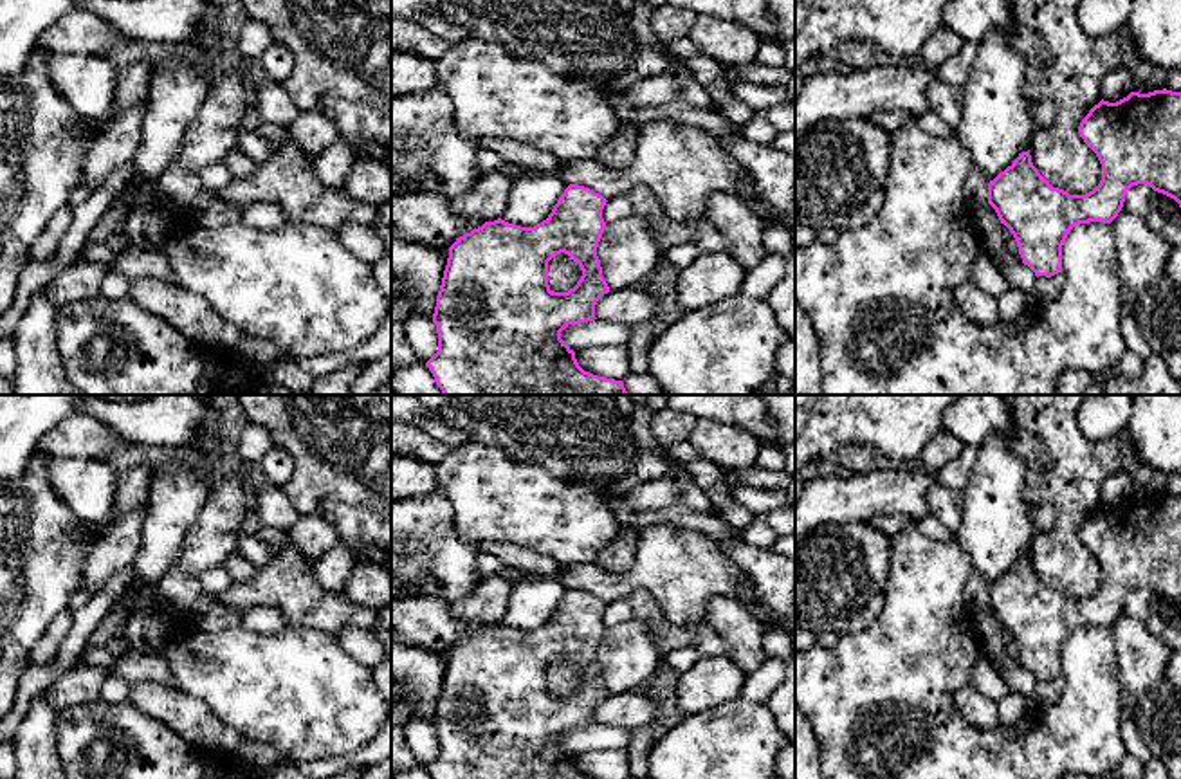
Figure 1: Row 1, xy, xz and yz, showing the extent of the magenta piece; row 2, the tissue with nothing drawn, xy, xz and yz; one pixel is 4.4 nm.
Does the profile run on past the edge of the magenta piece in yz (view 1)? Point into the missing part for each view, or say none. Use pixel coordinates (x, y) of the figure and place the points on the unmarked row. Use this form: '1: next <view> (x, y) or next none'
1: next none

